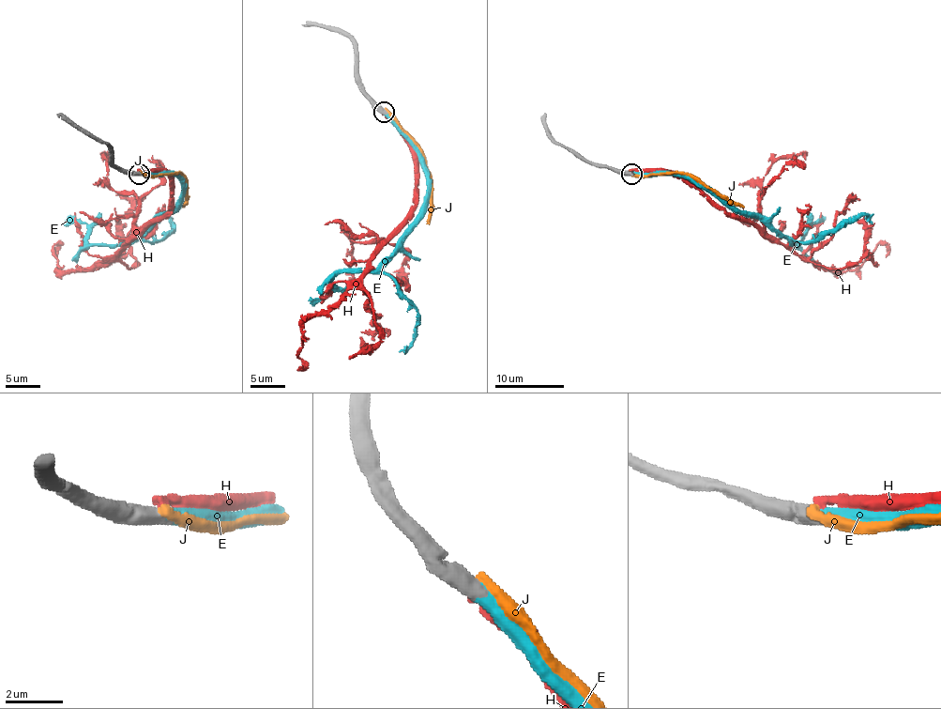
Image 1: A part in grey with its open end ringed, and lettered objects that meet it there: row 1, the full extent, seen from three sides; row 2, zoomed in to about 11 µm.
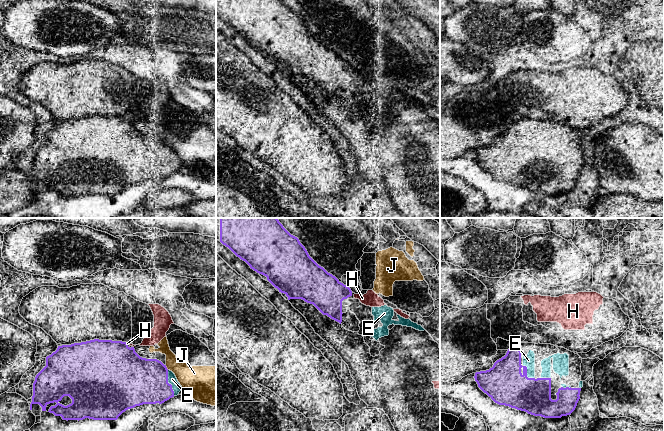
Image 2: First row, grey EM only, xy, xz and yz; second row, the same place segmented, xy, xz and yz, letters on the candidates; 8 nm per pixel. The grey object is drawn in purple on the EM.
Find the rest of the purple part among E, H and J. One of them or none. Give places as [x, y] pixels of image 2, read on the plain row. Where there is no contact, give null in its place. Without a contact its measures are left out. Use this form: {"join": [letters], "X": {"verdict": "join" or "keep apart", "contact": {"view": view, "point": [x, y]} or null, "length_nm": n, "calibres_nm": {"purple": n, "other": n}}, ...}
{"join": ["E"], "E": {"verdict": "join", "contact": {"view": "xy", "point": [168, 159]}, "length_nm": 220, "calibres_nm": {"purple": 380, "other": 70}}, "H": {"verdict": "keep apart", "contact": null}, "J": {"verdict": "keep apart", "contact": {"view": "xy", "point": [166, 143]}, "length_nm": 50, "calibres_nm": {"purple": 380, "other": 220}}}

